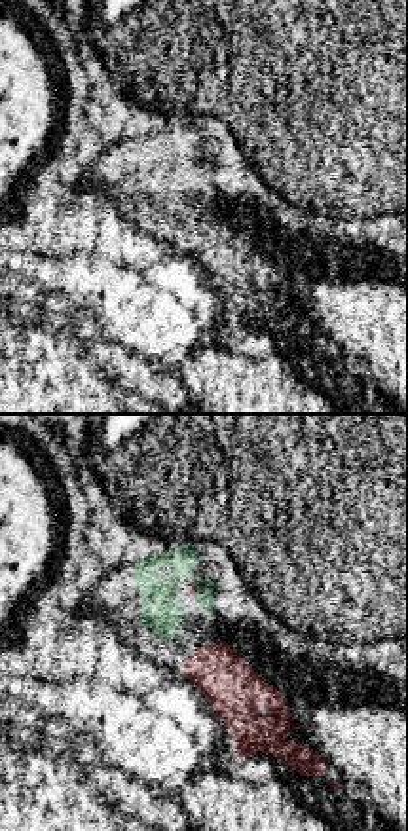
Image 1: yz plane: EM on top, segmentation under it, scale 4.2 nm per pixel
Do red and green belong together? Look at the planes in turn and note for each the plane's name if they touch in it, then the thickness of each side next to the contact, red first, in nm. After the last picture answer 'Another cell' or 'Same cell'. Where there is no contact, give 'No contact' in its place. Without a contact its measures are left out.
Touches red in yz. Thickness 20 nm (red) against 70 nm

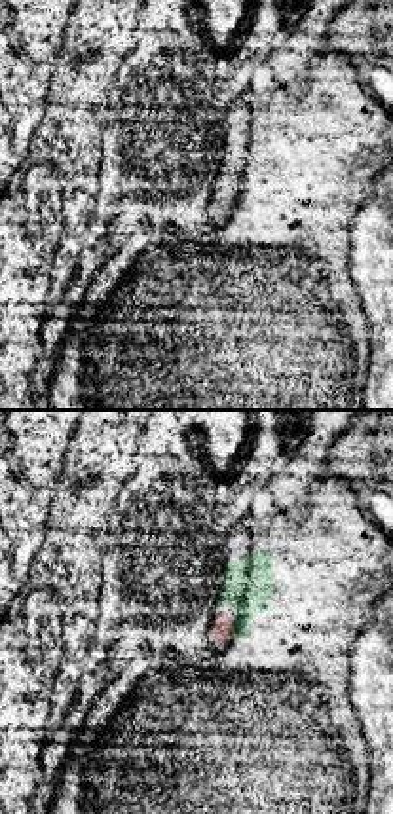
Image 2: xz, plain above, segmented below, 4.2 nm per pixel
Touches red in xz. Thickness 80 nm (red) against 220 nm

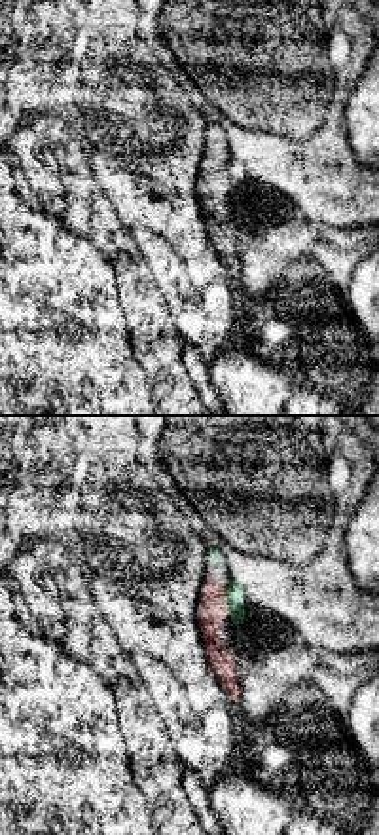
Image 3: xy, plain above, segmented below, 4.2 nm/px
Touches red in xy. Thickness 110 nm (red) against 80 nm

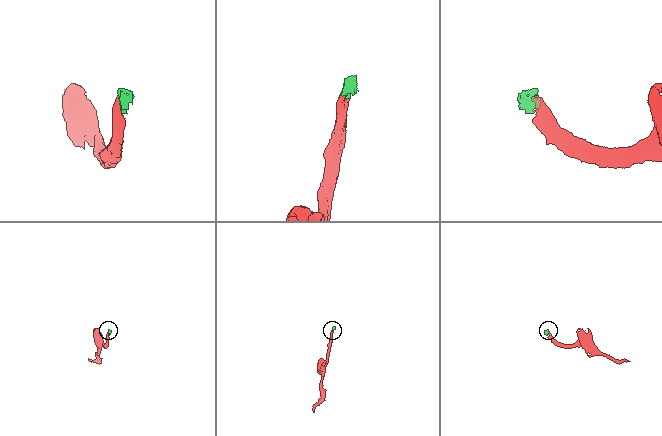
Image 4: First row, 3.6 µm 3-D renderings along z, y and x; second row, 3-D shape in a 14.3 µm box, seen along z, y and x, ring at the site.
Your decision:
Same cell

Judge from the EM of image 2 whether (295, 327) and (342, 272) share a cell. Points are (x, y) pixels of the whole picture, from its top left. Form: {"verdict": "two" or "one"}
{"verdict": "two"}

